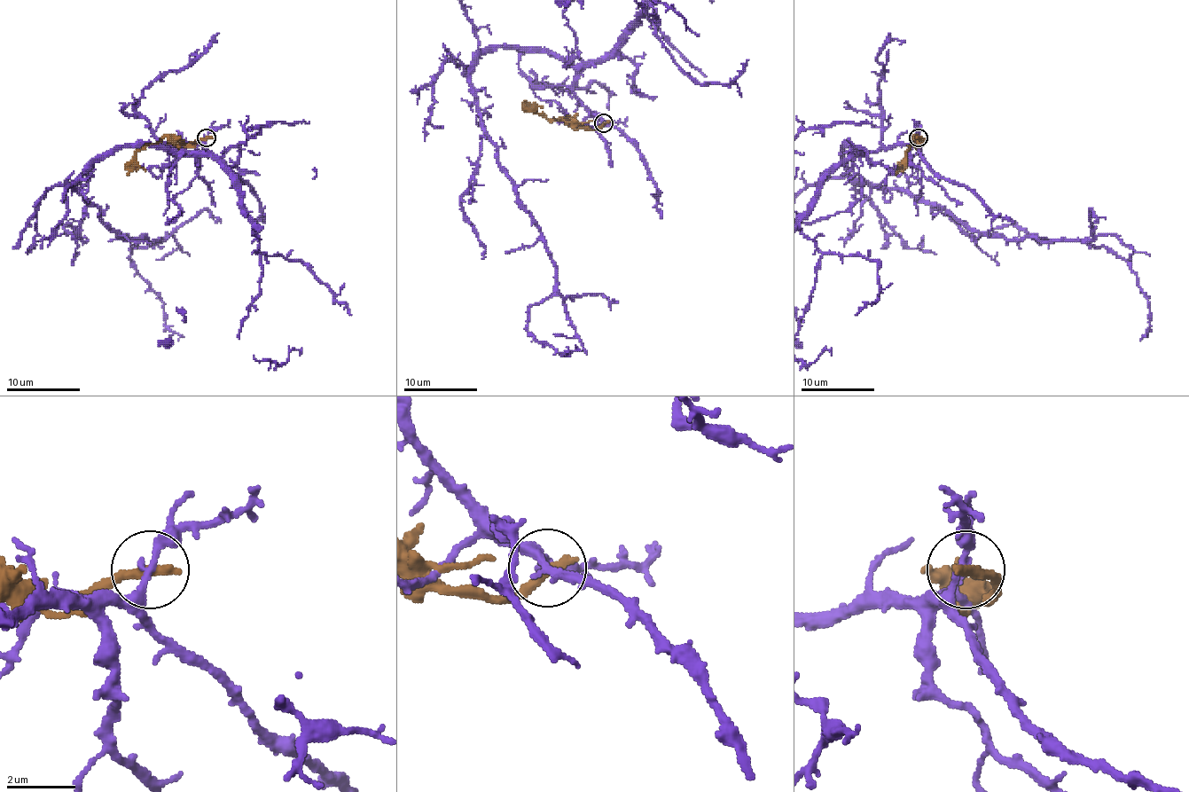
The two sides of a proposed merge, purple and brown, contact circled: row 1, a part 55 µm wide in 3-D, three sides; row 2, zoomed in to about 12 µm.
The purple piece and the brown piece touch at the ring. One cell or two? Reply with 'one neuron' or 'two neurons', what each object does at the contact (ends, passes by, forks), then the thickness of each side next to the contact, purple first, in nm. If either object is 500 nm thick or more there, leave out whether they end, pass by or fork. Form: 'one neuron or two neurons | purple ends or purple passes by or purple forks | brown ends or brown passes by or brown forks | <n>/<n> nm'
two neurons | purple passes by | brown ends | 200/360 nm

